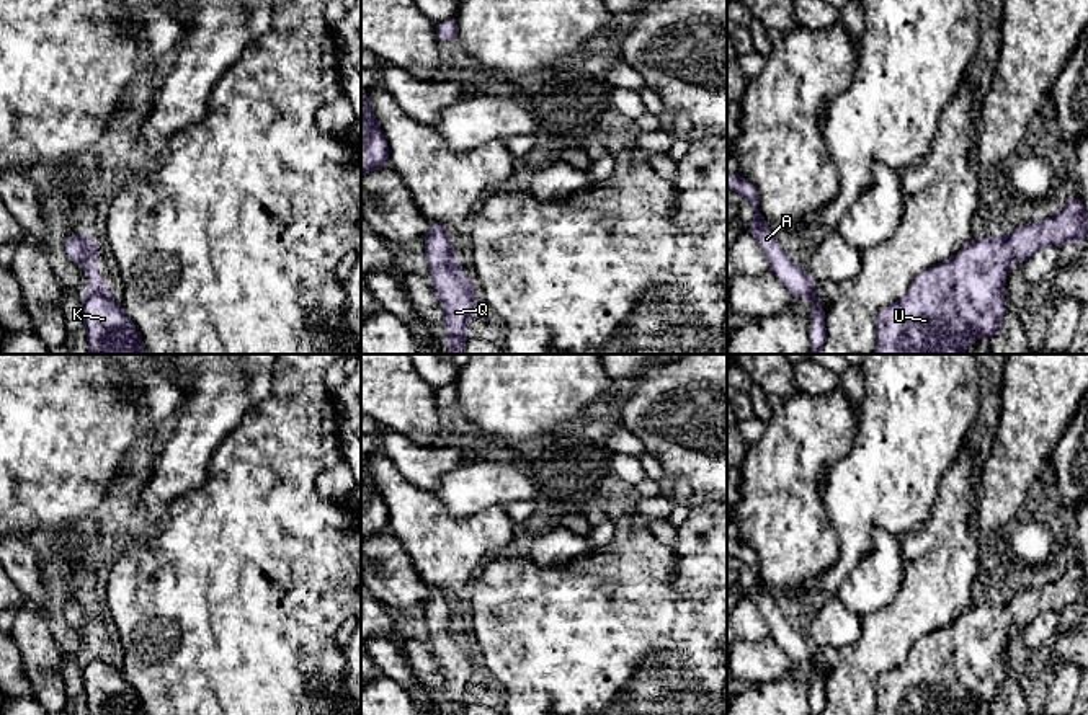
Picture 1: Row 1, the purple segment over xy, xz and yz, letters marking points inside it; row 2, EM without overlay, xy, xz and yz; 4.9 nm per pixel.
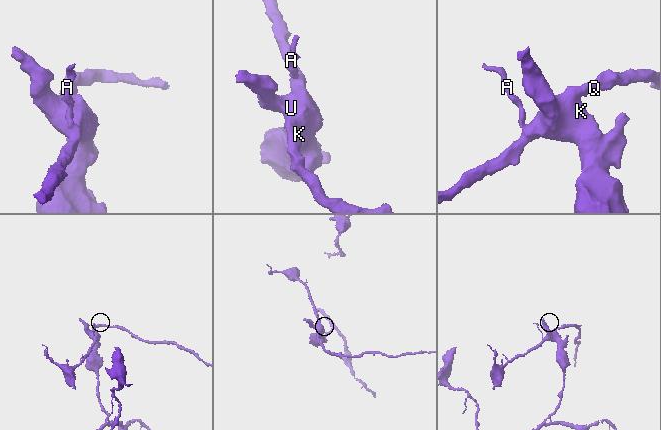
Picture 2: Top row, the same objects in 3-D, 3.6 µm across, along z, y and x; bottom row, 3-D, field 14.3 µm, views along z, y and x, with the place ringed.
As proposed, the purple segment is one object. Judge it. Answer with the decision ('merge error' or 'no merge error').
no merge error

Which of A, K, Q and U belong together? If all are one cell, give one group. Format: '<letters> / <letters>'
A K Q U

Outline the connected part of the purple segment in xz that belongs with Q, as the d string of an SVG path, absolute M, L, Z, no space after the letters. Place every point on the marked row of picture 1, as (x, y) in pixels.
M431 222L423 237L425 255L431 271L430 286L436 292L444 310L443 323L448 336L444 340L449 354L464 354L467 340L466 323L479 310L475 289L466 273L459 268L457 253L451 246L451 232L439 222Z

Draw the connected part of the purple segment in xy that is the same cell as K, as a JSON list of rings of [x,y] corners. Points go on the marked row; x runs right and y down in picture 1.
[[[72,232],[64,250],[65,256],[80,263],[90,278],[82,299],[90,354],[147,354],[136,325],[98,276],[100,245],[90,233]]]

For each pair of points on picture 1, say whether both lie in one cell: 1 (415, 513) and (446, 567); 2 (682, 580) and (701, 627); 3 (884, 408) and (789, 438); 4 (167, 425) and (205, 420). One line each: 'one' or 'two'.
1: one
2: two
3: two
4: two

